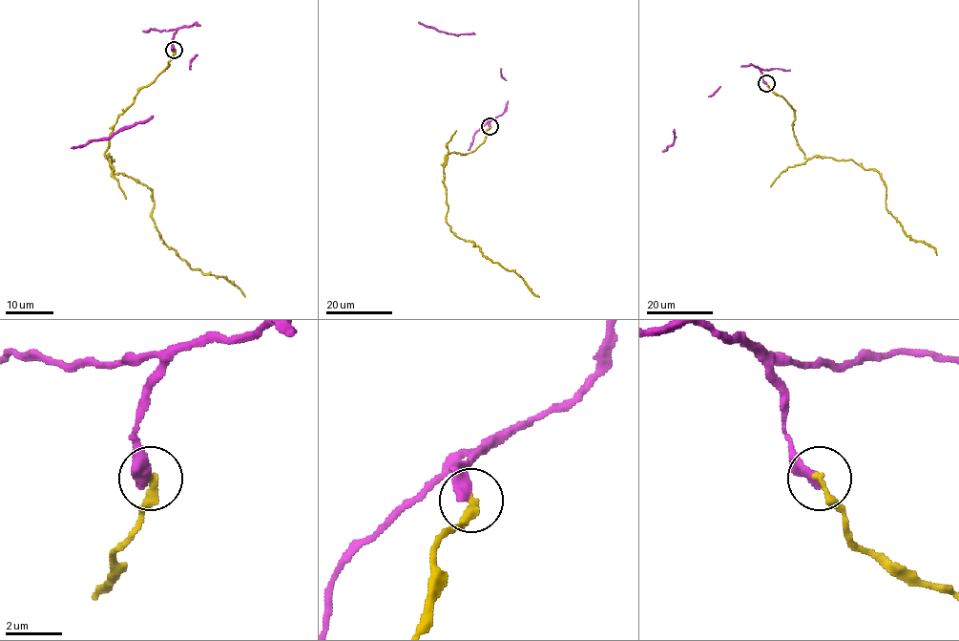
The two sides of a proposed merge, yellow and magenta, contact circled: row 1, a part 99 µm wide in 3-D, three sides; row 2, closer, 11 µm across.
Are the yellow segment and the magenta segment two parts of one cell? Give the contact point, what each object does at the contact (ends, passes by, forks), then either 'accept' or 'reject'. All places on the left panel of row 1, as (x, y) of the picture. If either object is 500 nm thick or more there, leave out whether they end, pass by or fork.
at (174, 50); yellow ends there; magenta ends there; accept

